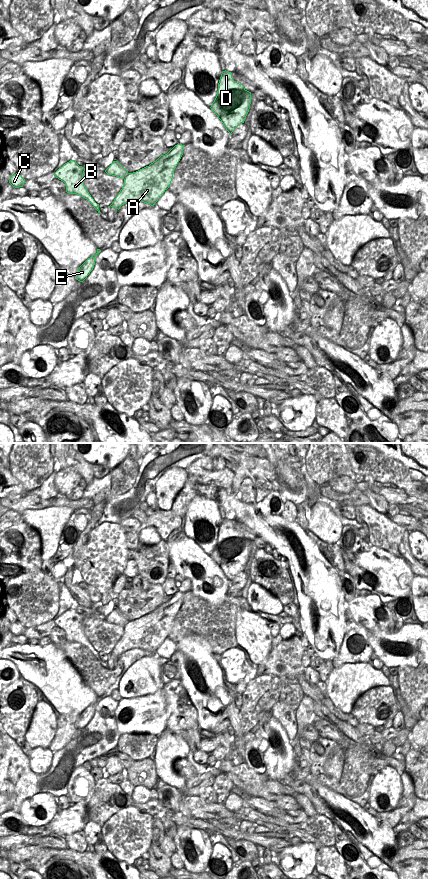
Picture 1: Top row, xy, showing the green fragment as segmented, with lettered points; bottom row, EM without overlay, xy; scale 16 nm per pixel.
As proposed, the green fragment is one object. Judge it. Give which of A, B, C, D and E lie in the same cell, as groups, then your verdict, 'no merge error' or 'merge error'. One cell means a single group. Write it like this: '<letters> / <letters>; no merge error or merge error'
A D E / B C; merge error

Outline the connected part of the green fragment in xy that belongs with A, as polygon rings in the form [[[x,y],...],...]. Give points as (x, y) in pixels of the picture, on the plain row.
[[[178,591],[152,613],[130,621],[110,654],[119,658],[122,653],[135,648],[155,653],[171,632],[184,594]]]

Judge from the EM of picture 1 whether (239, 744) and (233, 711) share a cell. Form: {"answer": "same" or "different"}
{"answer": "same"}

